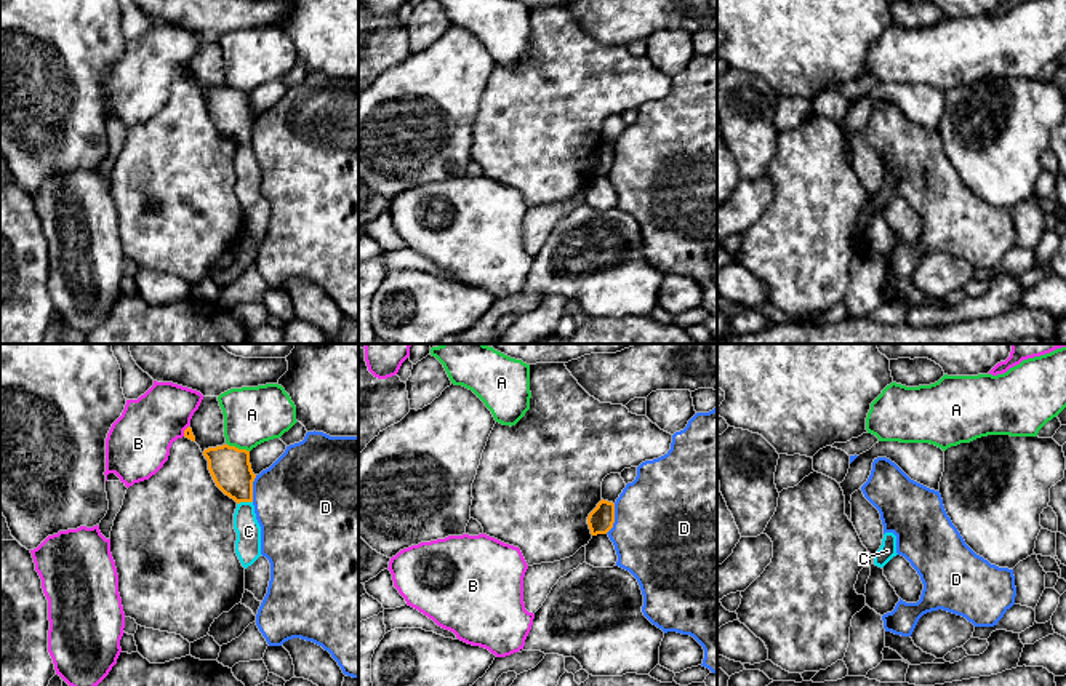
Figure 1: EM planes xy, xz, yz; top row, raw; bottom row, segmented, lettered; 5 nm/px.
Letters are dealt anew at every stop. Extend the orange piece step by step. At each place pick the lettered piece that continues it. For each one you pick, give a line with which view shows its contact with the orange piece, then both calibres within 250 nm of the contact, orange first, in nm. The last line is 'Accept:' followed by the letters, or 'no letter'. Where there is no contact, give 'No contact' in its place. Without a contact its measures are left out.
Accept: no letter

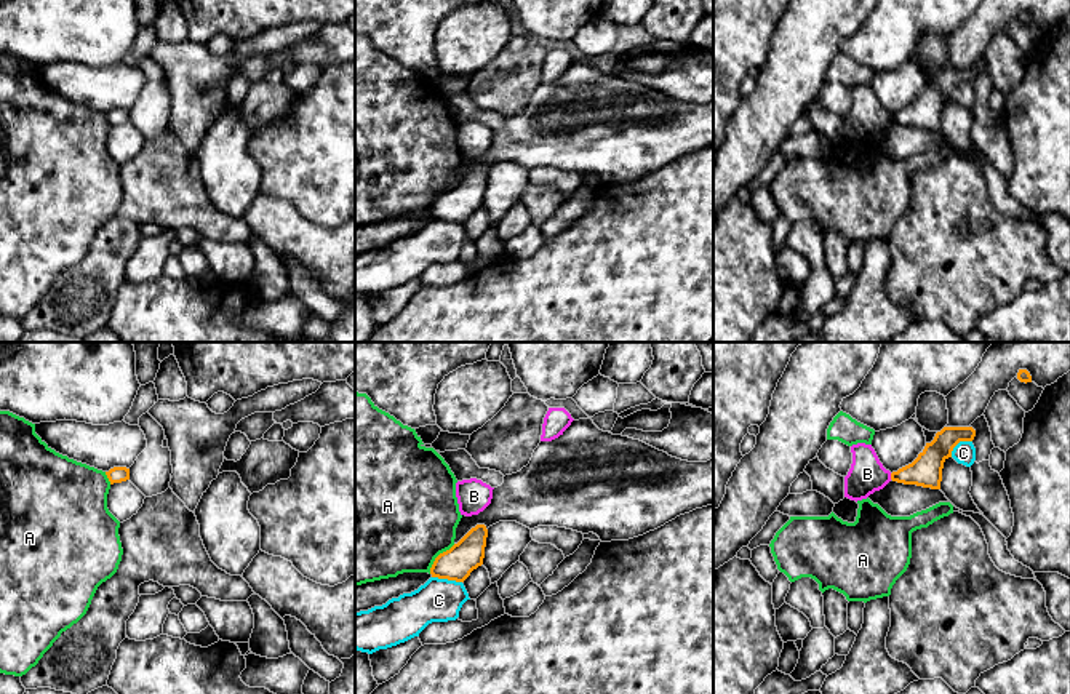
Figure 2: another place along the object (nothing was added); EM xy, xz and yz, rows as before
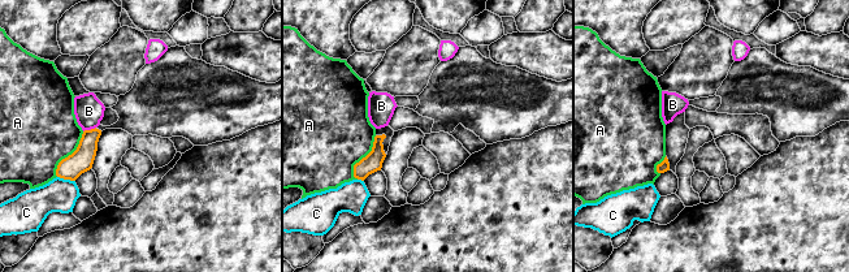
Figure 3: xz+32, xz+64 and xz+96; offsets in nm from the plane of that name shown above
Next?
Accept: no letter

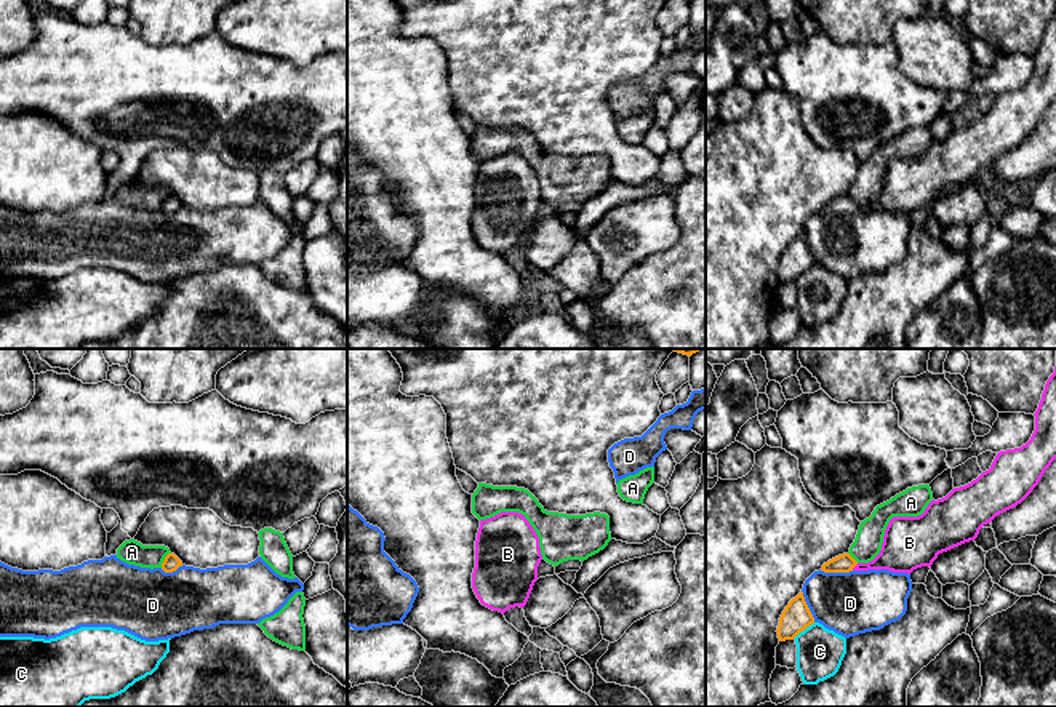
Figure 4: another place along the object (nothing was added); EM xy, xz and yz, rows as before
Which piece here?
B: Touches orange in yz. Thickness 100 nm (orange) against 200 nm
Accept: B

